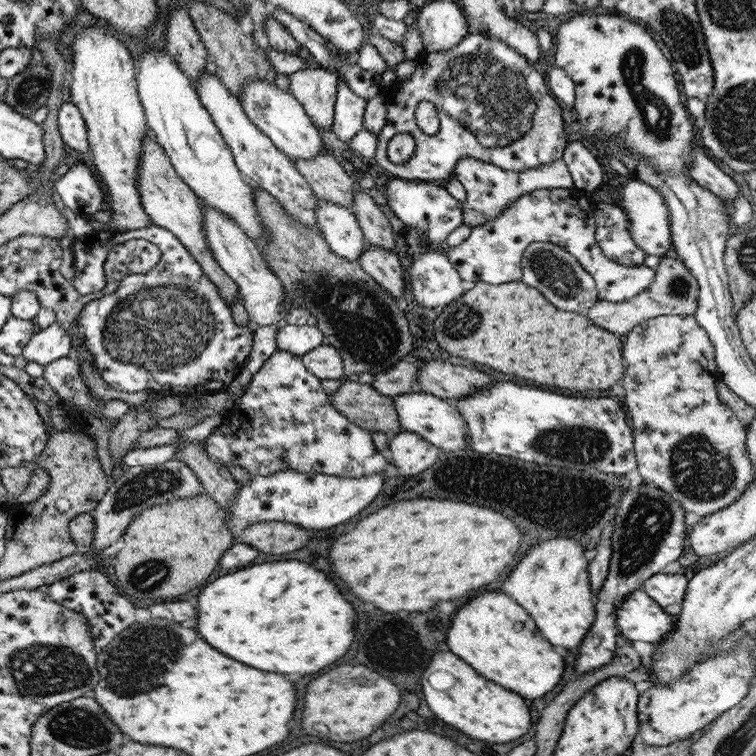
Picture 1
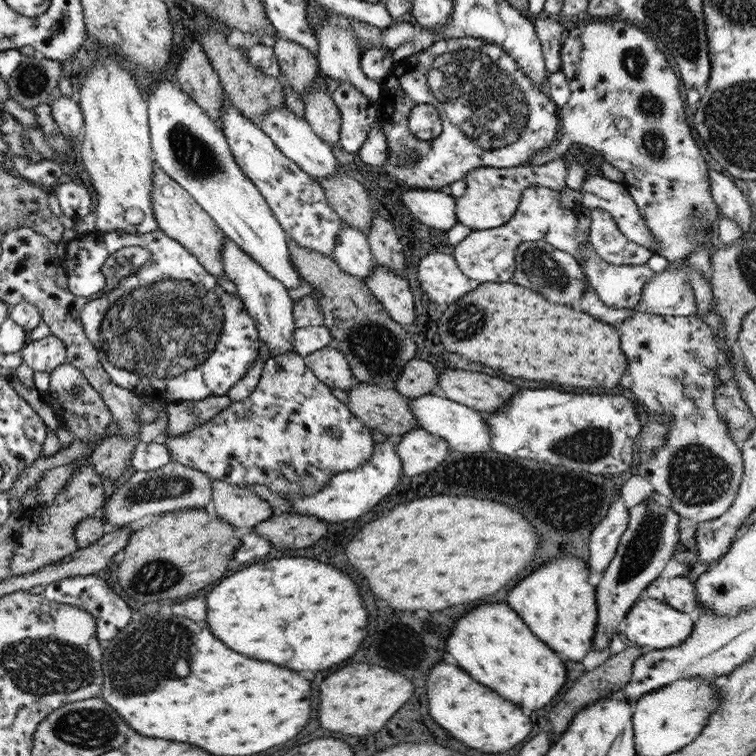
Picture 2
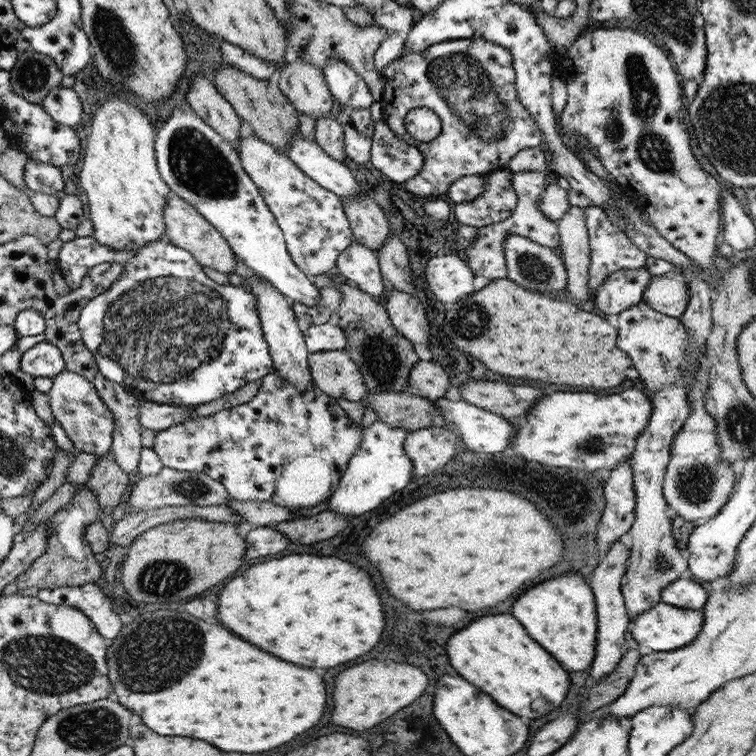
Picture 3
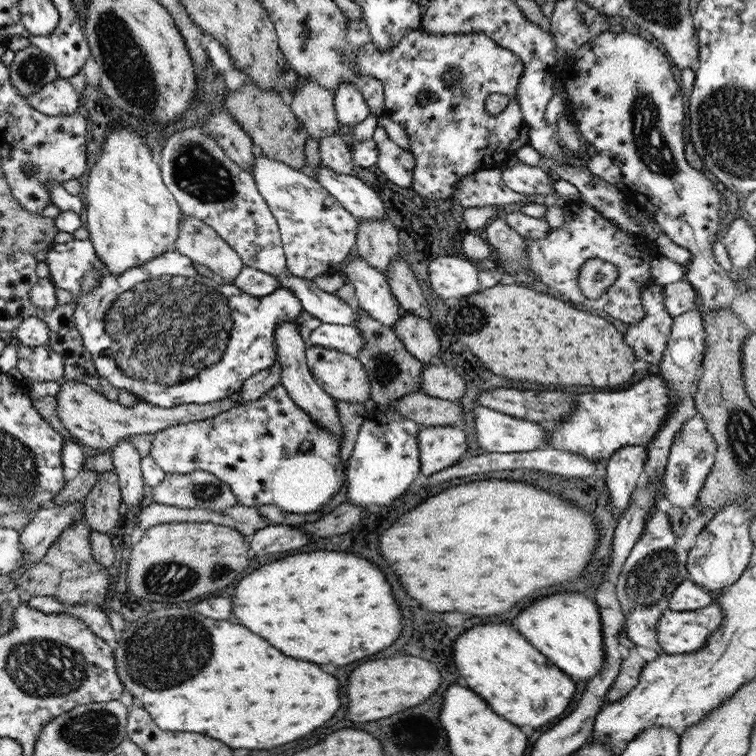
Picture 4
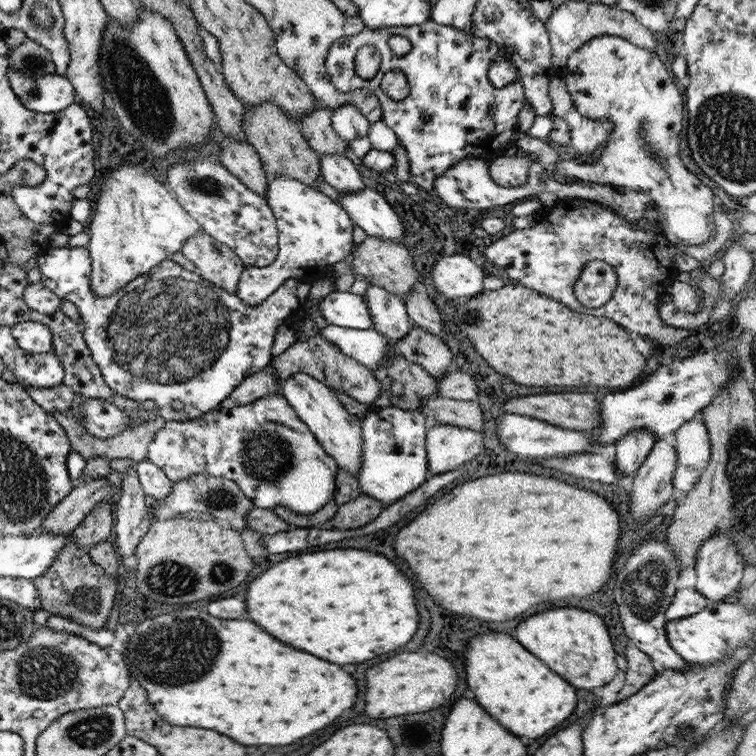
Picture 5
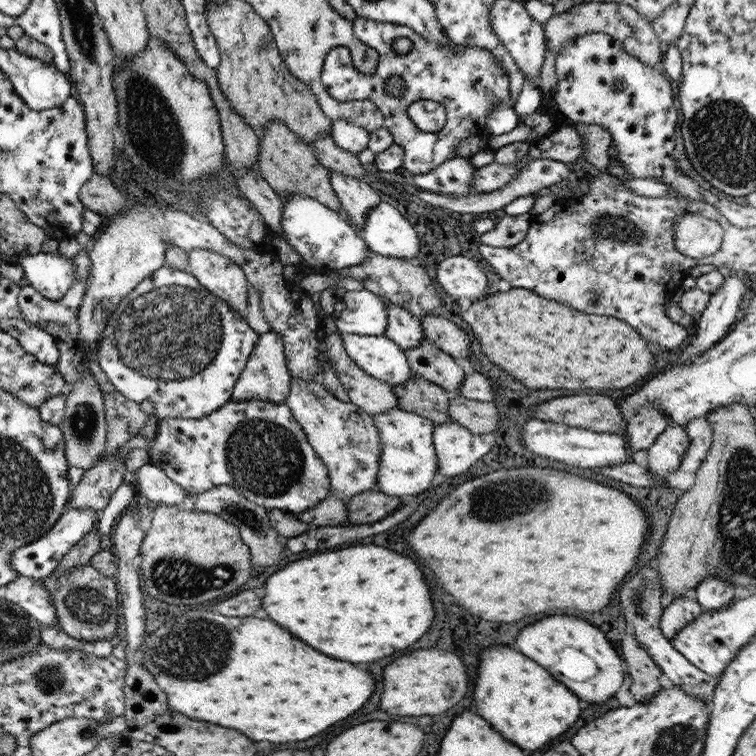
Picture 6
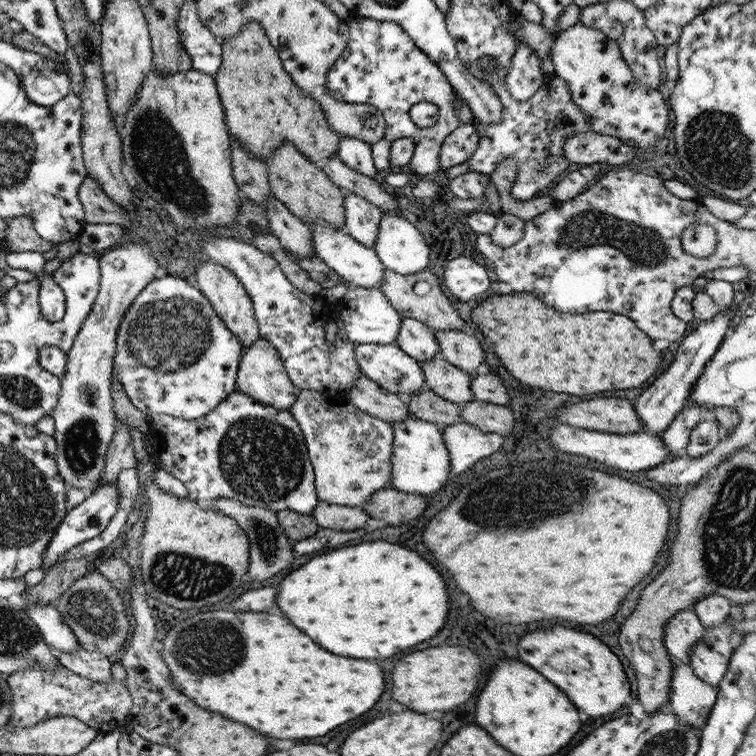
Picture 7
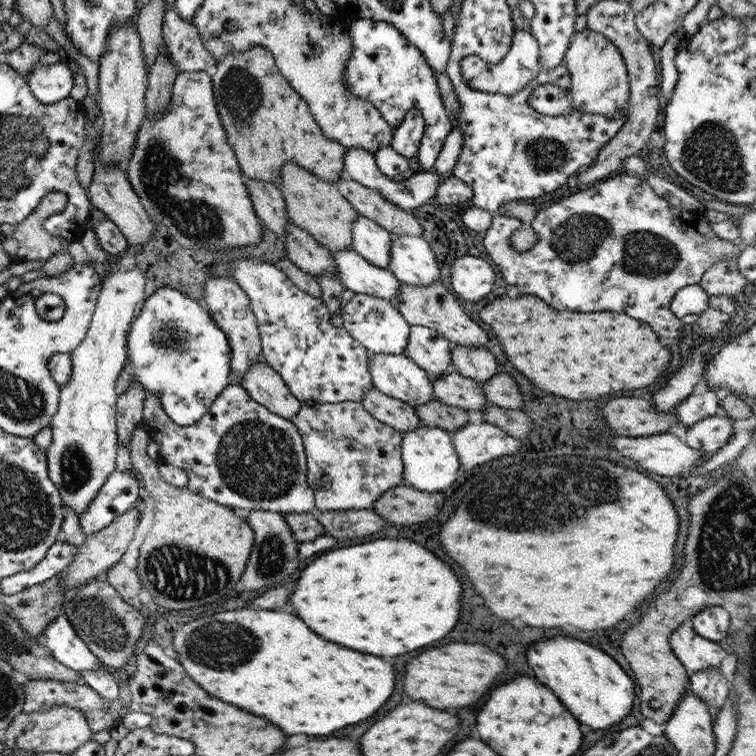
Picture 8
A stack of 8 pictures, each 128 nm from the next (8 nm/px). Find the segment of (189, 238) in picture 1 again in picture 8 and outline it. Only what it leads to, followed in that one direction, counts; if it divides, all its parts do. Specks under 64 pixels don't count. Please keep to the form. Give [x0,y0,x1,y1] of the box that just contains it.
[203,277,261,378]

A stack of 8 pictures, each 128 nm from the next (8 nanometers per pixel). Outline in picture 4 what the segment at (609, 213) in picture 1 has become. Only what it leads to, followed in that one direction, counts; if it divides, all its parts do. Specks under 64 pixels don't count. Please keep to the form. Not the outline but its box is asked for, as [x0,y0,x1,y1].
[516,202,661,325]

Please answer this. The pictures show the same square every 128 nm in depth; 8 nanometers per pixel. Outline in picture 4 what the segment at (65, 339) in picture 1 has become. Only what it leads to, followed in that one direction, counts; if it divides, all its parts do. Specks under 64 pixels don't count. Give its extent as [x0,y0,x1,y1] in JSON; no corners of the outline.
[14,345,64,383]

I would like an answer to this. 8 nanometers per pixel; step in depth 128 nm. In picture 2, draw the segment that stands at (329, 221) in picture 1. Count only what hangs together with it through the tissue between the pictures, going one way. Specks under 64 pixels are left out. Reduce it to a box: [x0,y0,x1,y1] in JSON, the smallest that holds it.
[331,220,375,282]

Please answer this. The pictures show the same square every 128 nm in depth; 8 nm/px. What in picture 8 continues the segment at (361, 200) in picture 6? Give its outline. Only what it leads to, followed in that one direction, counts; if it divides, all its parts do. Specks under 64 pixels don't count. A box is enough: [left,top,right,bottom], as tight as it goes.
[351,213,391,269]

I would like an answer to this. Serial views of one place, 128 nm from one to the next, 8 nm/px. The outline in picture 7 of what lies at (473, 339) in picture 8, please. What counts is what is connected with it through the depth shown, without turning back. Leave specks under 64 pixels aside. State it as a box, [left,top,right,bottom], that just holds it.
[379,269,465,331]

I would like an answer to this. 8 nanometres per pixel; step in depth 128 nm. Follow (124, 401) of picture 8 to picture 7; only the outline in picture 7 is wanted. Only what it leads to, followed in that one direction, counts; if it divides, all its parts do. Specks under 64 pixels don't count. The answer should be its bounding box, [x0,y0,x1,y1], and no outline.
[95,423,136,488]

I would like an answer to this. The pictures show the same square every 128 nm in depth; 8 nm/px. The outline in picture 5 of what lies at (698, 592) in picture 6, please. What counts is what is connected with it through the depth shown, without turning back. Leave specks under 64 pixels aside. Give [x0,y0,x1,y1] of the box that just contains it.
[693,532,745,602]

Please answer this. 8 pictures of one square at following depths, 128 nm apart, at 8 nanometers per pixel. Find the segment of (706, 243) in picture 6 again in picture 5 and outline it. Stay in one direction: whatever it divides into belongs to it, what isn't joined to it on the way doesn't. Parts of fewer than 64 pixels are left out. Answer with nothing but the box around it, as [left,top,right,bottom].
[563,35,715,246]

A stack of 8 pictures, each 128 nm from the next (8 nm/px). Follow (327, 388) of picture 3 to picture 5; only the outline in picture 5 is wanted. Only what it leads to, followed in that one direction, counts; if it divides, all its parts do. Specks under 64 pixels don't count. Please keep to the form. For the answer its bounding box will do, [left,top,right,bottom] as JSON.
[269,334,380,409]

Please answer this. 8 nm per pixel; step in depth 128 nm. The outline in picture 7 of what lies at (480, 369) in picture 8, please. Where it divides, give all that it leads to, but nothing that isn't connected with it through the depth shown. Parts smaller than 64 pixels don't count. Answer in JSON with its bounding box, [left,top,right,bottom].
[435,331,485,375]

